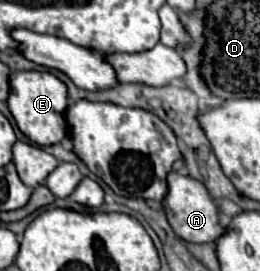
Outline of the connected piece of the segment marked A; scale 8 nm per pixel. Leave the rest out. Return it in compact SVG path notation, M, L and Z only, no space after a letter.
M178 172L168 174L168 194L164 200L164 208L166 208L170 226L186 242L210 244L210 242L216 242L228 230L220 224L220 218L218 218L220 210L218 210L216 202L212 200L212 196L208 194L206 186L202 186L202 182L190 178L190 176L182 176Z

